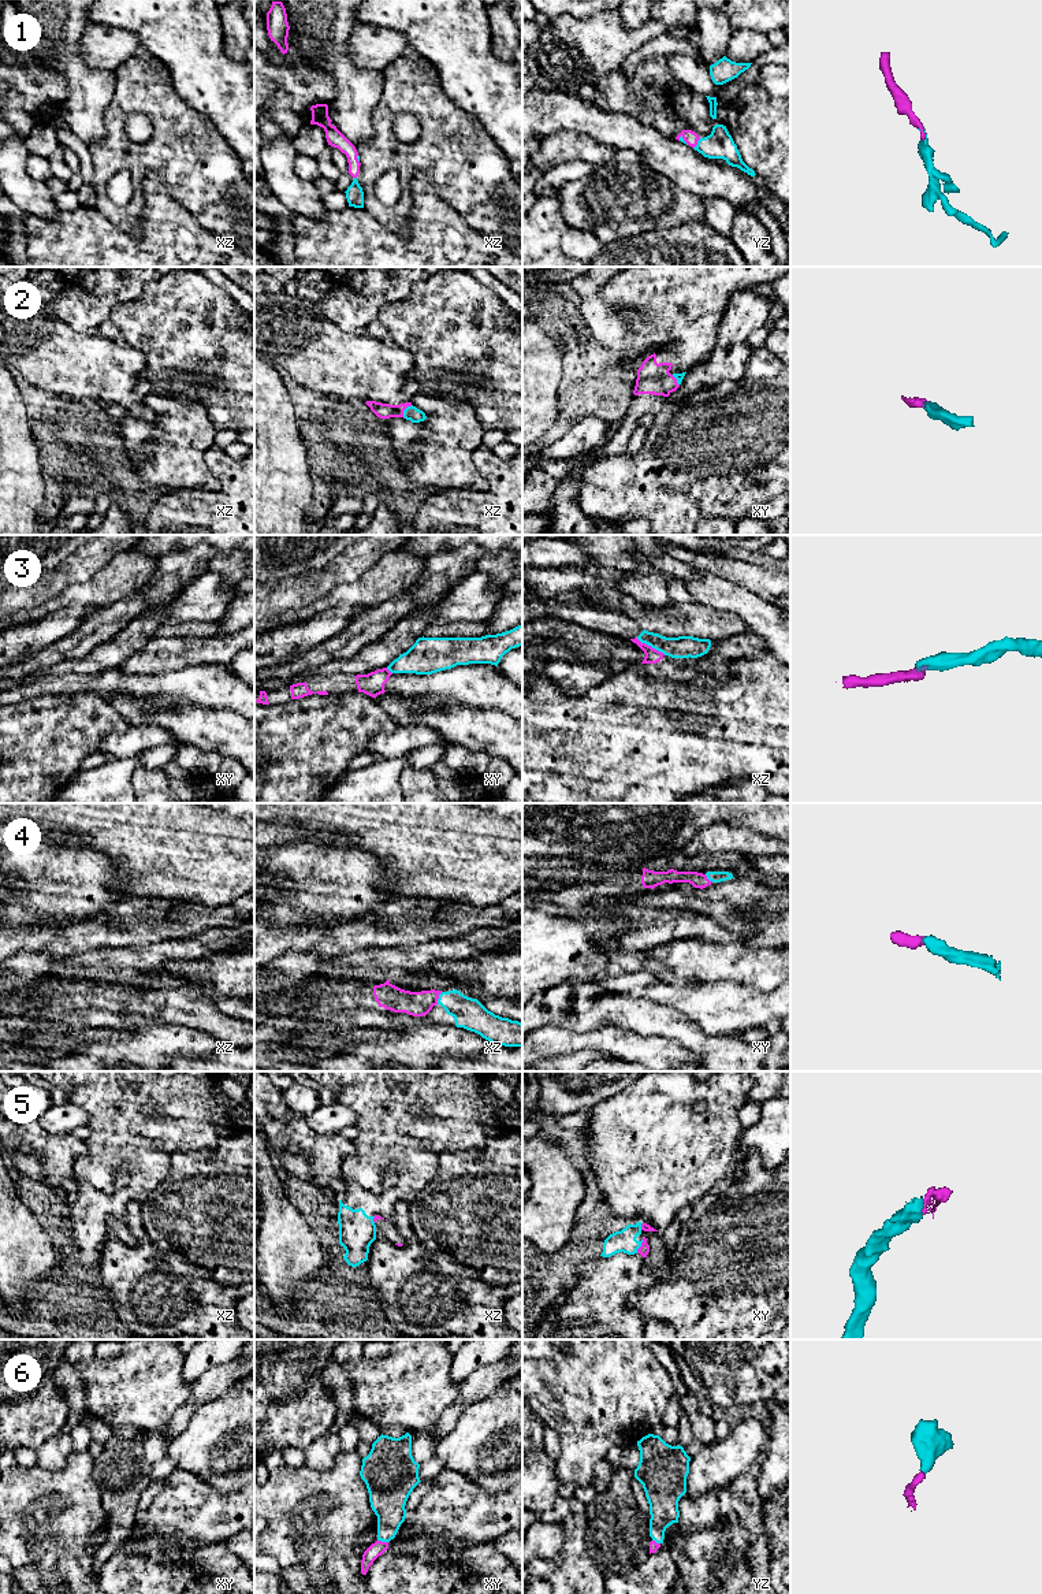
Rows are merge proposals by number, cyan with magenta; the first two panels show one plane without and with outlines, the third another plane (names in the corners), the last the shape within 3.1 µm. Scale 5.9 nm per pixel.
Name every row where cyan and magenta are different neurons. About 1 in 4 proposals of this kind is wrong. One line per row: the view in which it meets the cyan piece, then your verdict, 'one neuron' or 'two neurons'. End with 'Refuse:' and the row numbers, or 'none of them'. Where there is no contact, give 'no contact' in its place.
1: yz | one neuron
2: xz | one neuron
3: xz | two neurons
4: xz | one neuron
5: xy | two neurons
6: xy | one neuron
Refuse: 3, 5

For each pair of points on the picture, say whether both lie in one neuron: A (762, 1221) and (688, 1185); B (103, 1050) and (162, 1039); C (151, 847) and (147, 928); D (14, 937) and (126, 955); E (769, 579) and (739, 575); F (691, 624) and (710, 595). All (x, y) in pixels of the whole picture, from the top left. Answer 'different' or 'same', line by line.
A: different
B: same
C: different
D: different
E: same
F: different

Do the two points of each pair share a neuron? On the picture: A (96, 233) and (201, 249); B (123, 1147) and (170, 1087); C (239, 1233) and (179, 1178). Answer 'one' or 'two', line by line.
A: one
B: one
C: one

